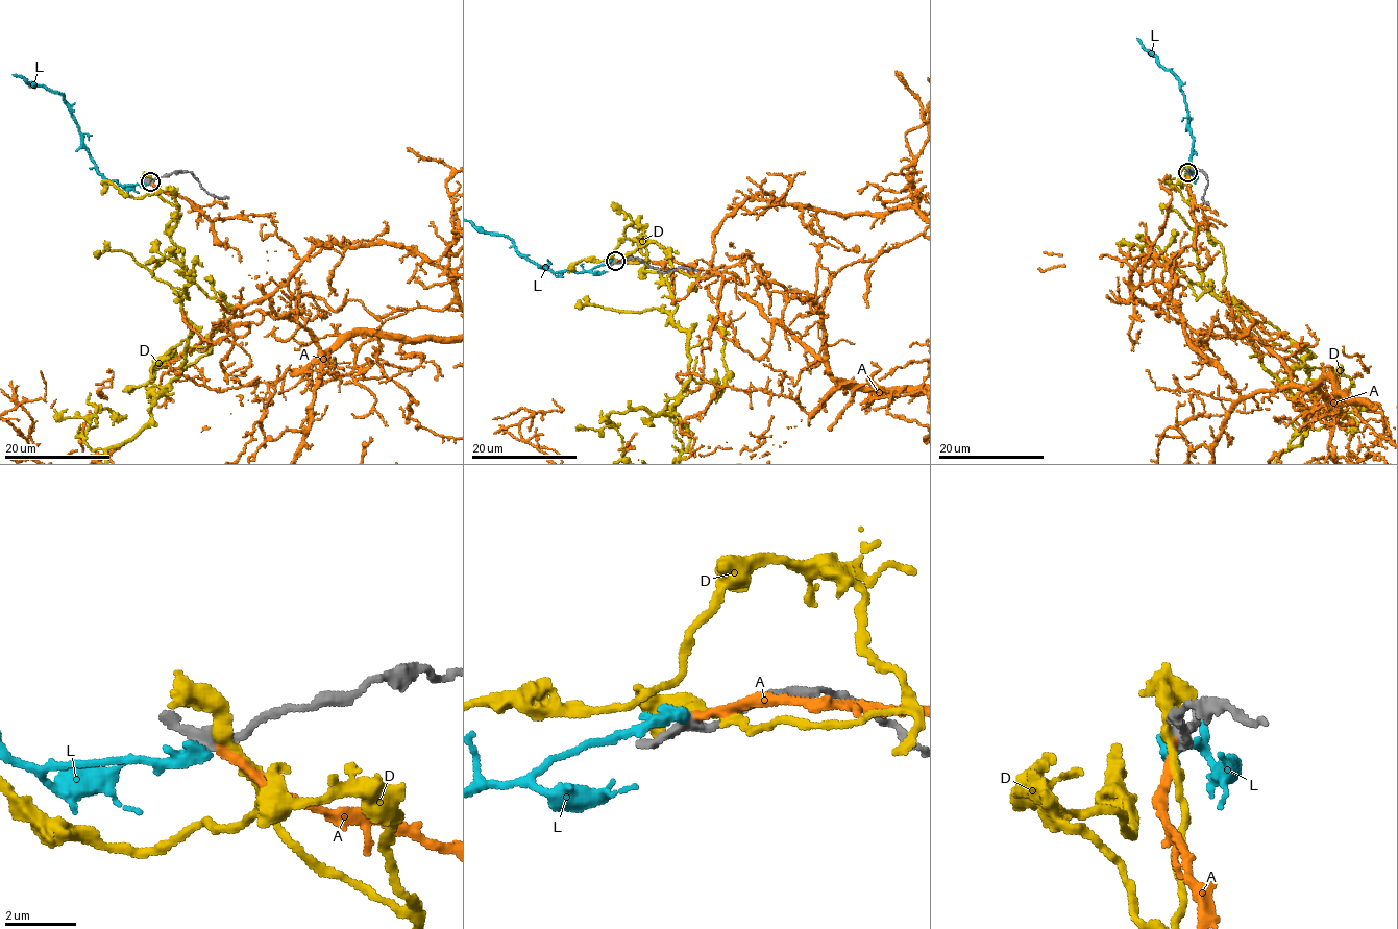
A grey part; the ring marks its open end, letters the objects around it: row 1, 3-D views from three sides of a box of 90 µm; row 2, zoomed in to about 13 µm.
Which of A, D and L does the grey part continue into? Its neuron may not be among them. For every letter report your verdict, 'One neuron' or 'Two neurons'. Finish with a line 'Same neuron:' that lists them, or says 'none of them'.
A: One neuron
D: Two neurons
L: Two neurons
Same neuron: A

